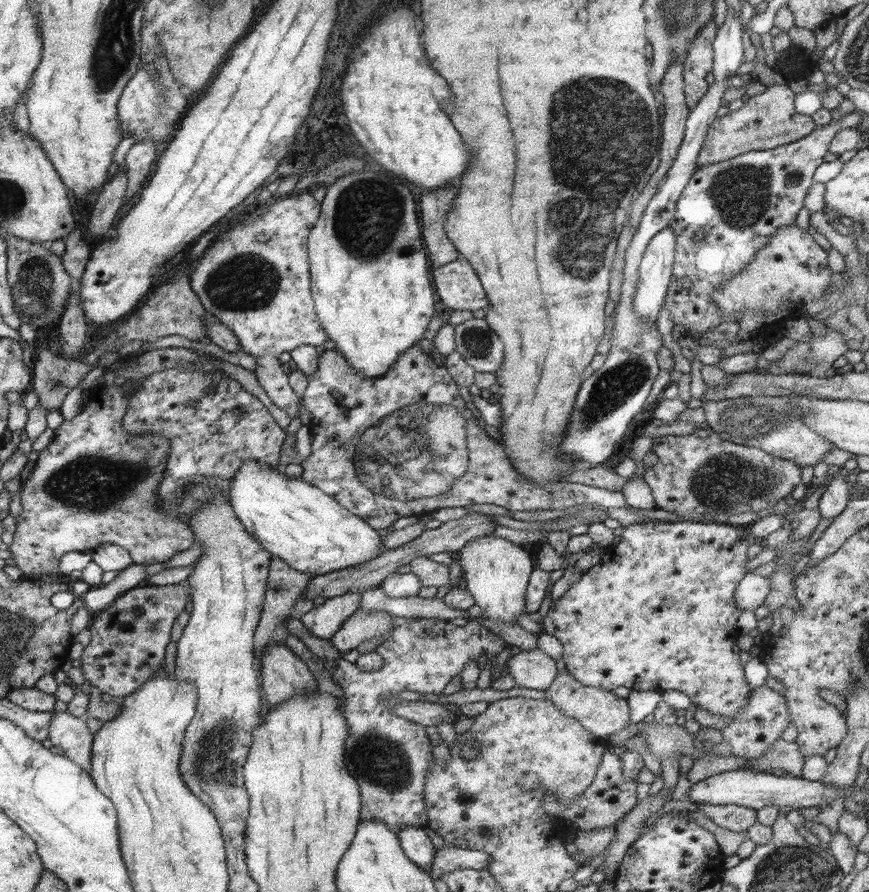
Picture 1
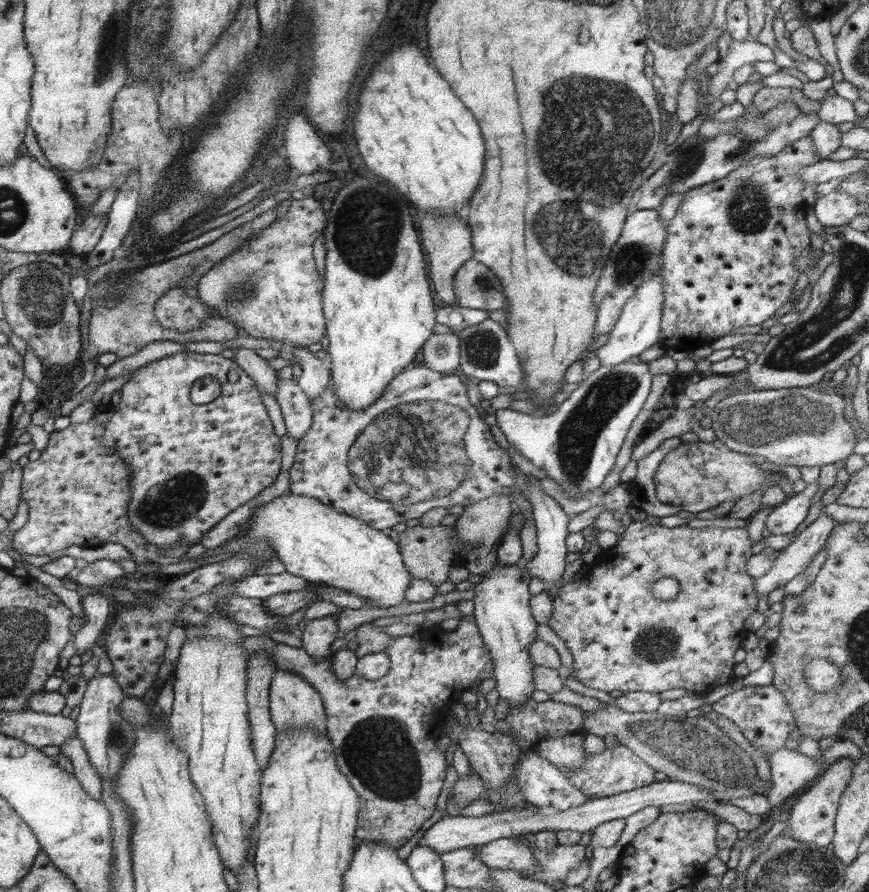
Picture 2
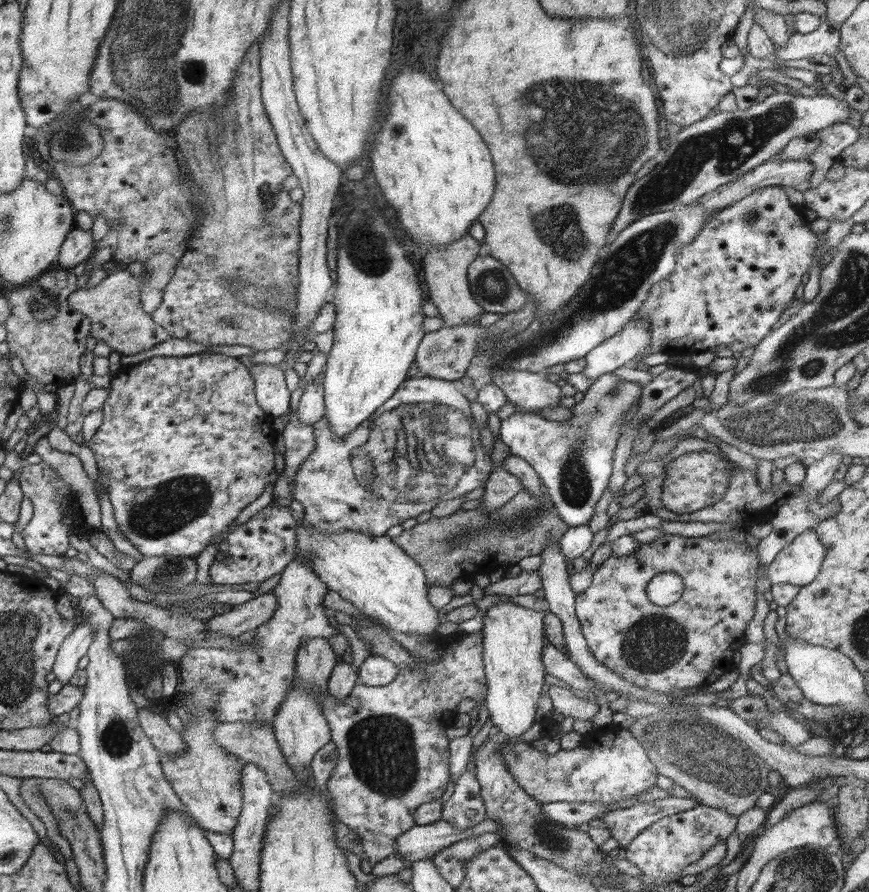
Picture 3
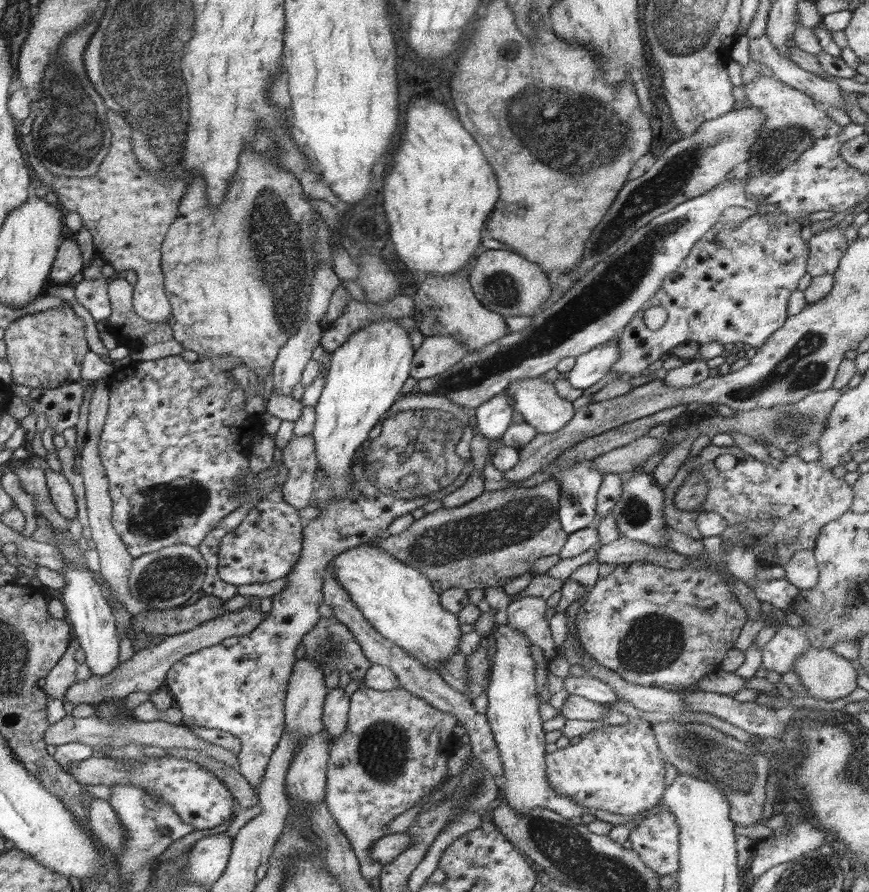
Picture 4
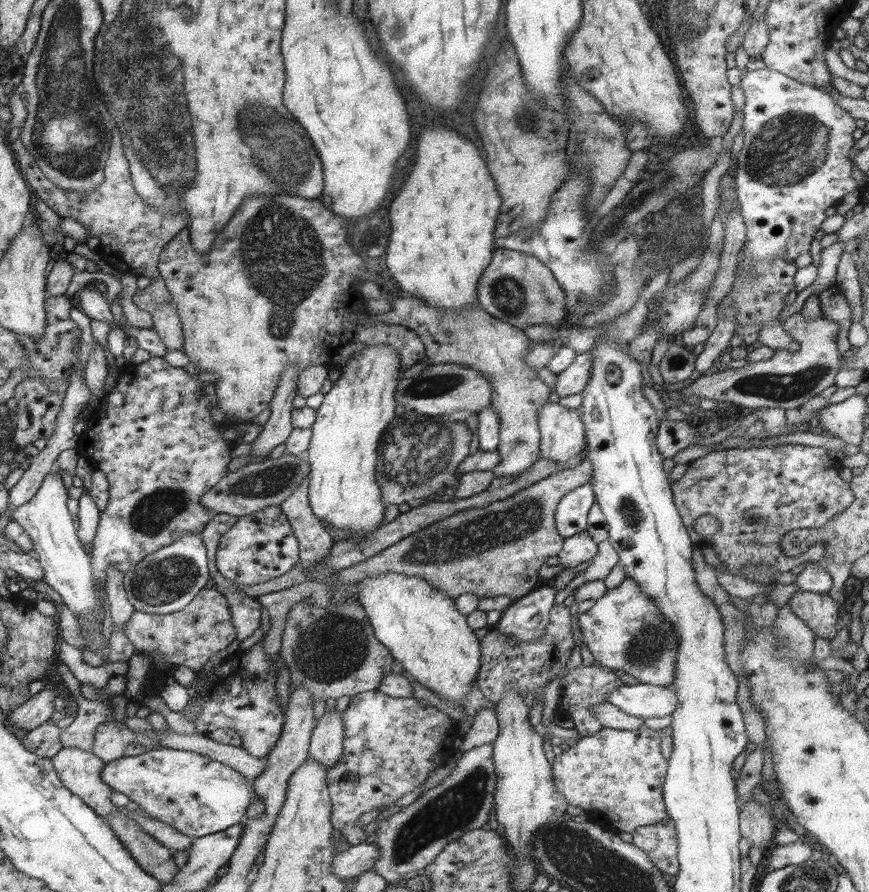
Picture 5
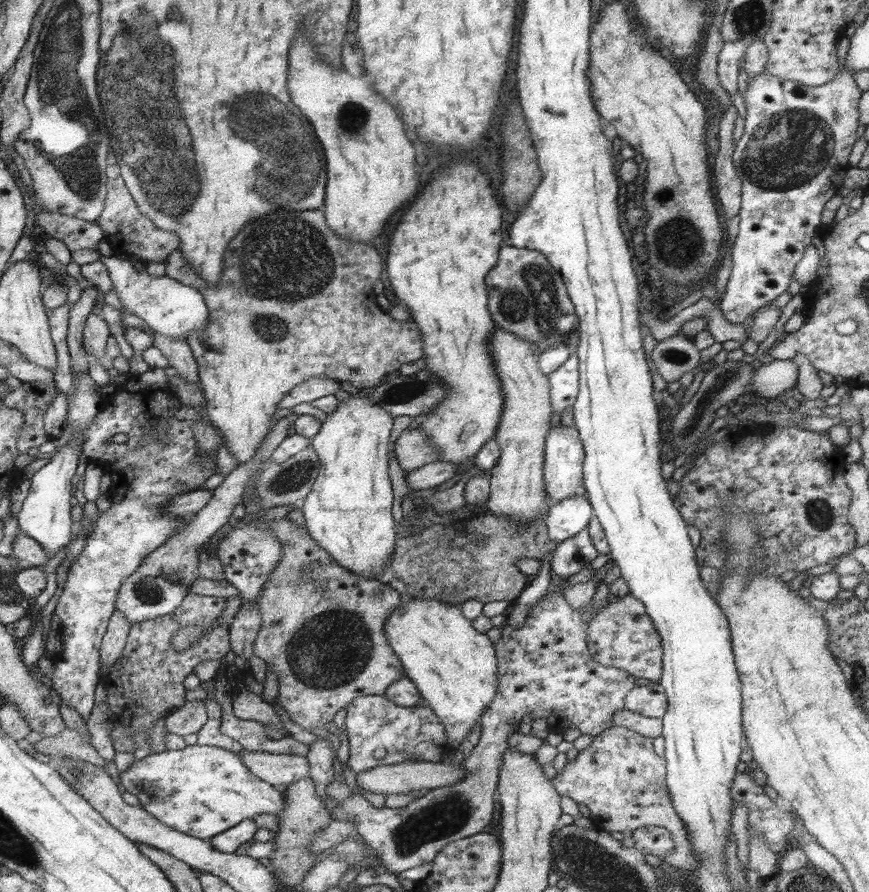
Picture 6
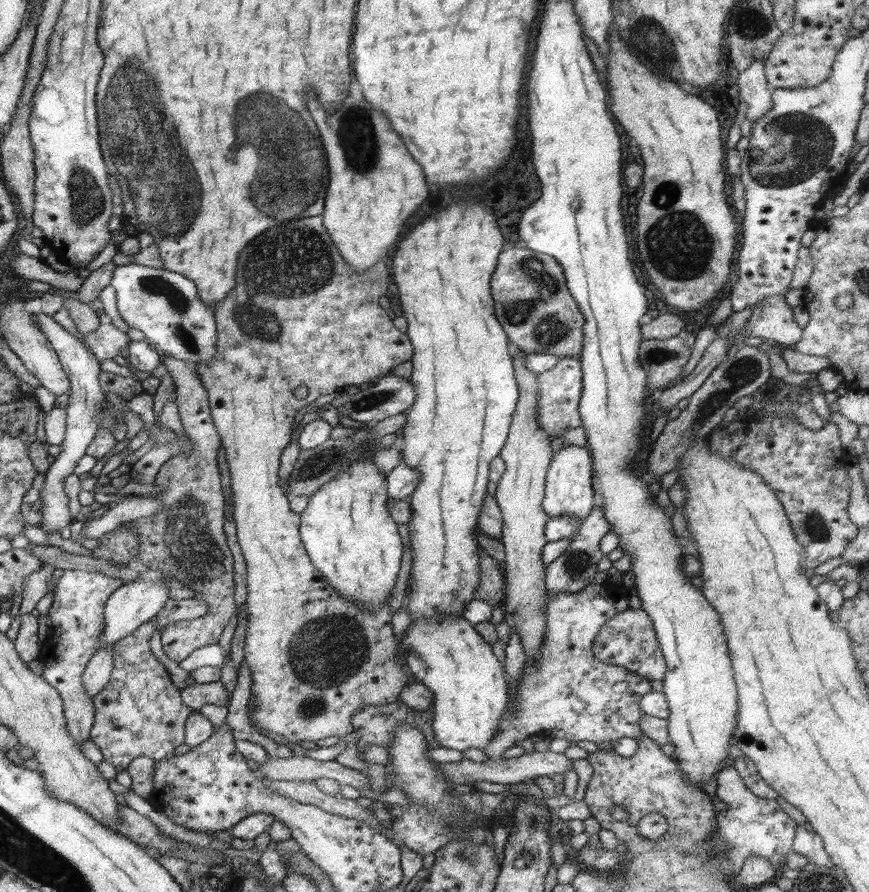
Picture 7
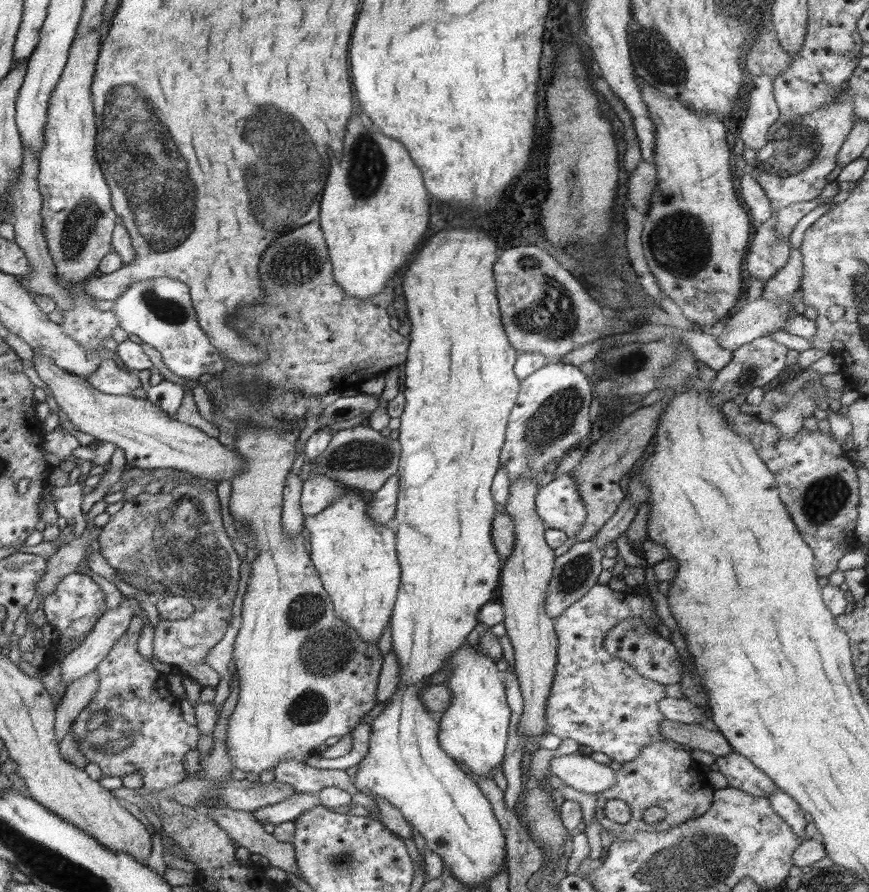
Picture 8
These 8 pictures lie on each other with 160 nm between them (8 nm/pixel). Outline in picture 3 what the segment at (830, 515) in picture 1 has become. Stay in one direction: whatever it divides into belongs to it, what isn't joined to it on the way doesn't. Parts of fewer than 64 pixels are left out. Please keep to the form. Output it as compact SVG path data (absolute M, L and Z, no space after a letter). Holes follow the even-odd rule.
M815 529L805 530L766 567L772 585L791 584L801 588L810 584L821 569L825 546Z

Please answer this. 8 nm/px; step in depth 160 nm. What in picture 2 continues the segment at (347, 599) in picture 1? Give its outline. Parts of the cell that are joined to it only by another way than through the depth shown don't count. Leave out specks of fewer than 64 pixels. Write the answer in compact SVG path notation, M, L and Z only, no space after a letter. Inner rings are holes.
M340 611L322 618L305 621L305 628L299 631L299 638L302 639L302 649L319 659L330 659L333 654L330 652L331 645L338 637L337 618Z

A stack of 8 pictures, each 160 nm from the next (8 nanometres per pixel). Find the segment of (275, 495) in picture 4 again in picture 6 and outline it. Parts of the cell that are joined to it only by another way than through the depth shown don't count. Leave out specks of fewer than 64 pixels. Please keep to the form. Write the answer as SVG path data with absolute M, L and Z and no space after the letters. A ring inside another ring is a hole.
M254 525L231 529L216 548L217 558L224 568L224 575L240 592L244 603L253 603L258 599L265 582L277 569L282 558L282 545L270 529L261 529Z

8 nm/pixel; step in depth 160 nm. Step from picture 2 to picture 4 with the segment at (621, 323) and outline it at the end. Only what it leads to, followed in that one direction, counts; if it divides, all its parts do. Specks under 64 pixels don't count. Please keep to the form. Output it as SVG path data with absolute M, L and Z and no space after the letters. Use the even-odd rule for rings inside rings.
M608 341L576 357L575 364L564 379L582 391L598 383L611 372L612 365L620 359L619 344Z

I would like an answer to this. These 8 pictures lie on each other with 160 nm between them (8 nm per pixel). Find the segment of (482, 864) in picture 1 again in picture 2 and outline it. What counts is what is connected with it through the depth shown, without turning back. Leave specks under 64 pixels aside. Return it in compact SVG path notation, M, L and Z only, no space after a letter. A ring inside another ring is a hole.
M504 837L481 845L478 859L488 869L516 869L518 872L540 872L540 864L534 859L526 839Z

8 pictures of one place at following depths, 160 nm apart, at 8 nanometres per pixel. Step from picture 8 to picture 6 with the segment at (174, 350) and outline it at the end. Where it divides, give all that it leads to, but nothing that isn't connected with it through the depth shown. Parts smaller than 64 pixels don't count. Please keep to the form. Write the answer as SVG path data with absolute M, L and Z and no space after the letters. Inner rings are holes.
M100 253L99 260L110 272L113 287L122 306L142 318L154 332L188 342L187 334L191 330L204 327L210 320L207 303L194 286L186 286L173 278L168 278L165 274L152 276L148 272L140 272L131 261L120 259L113 254L108 256Z

